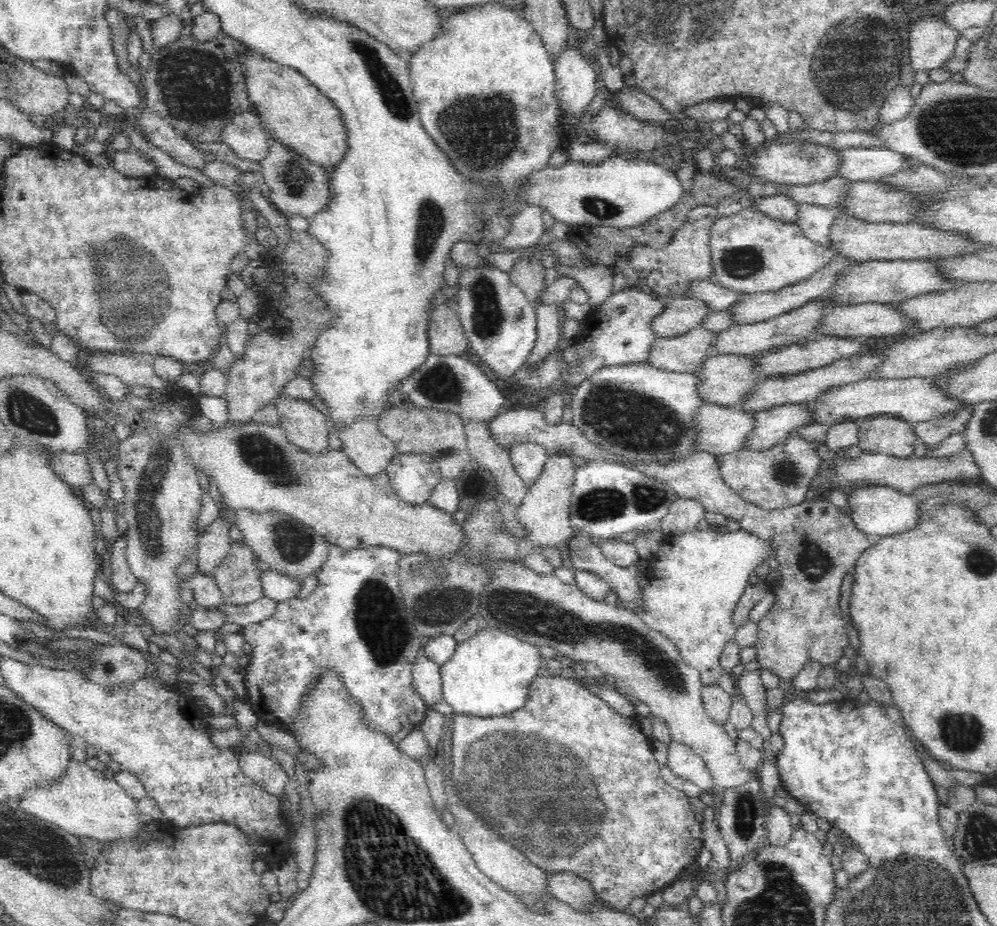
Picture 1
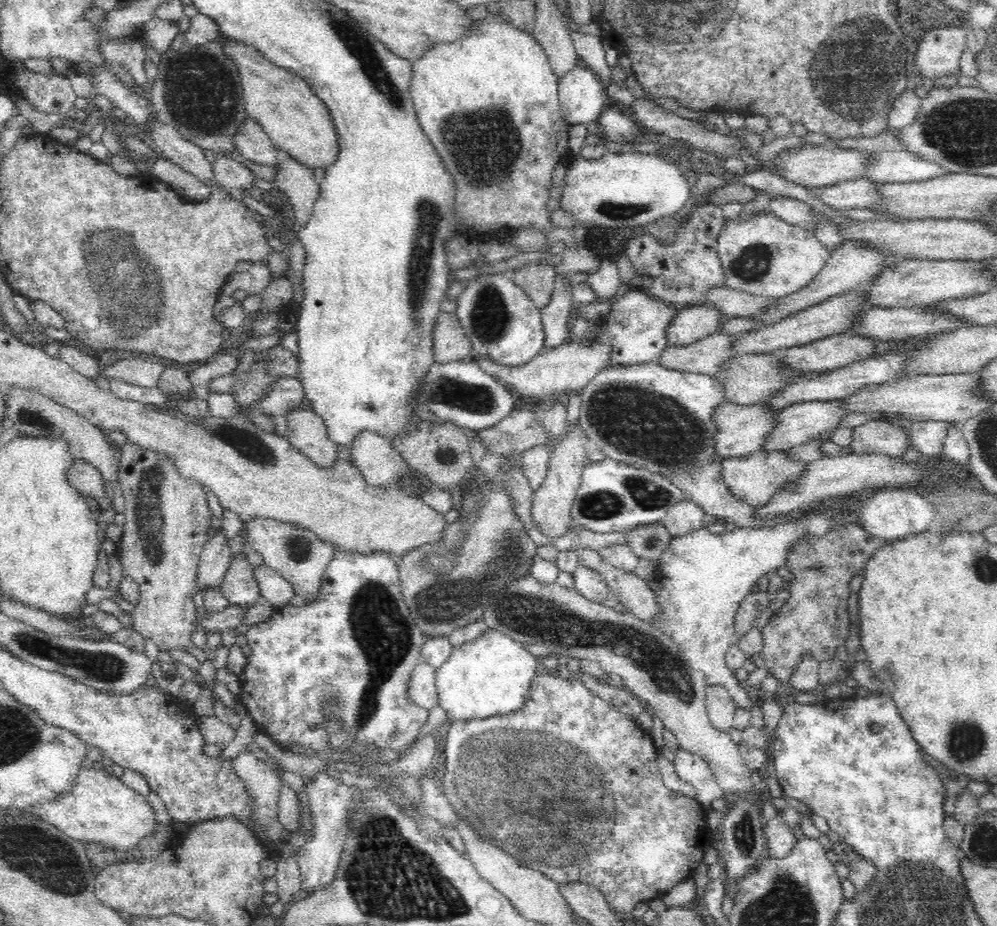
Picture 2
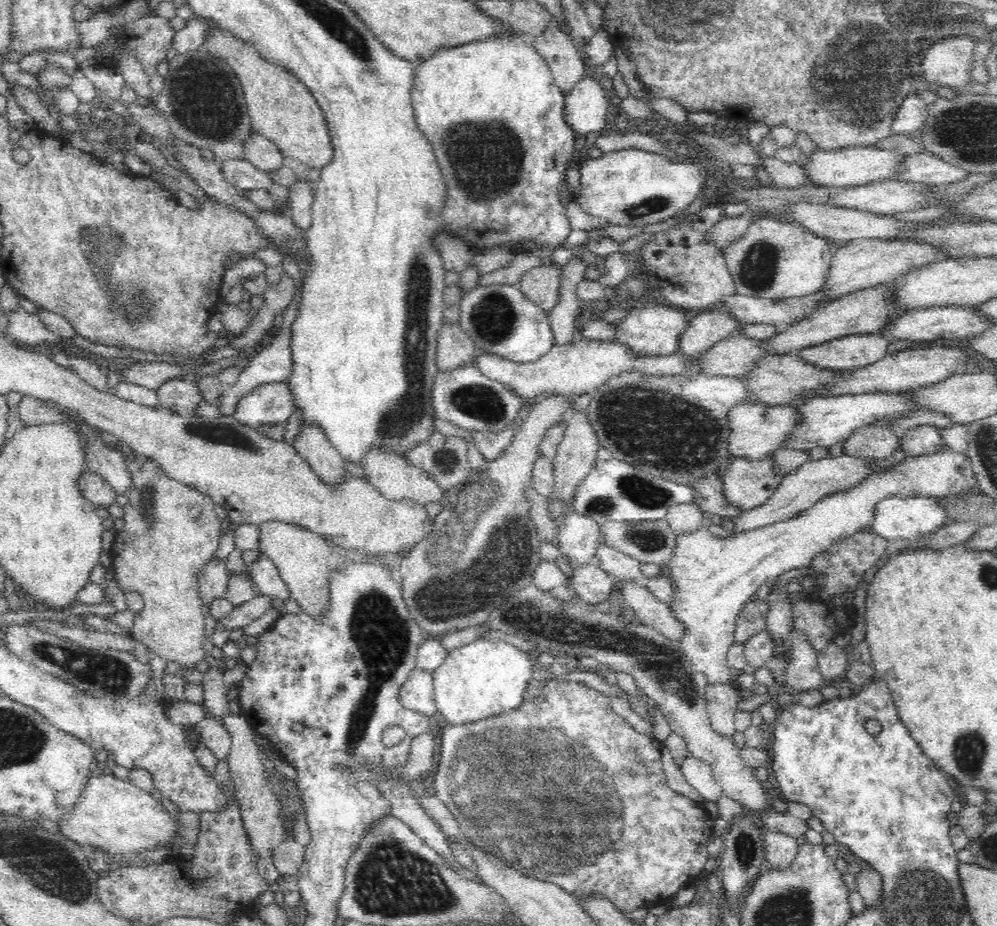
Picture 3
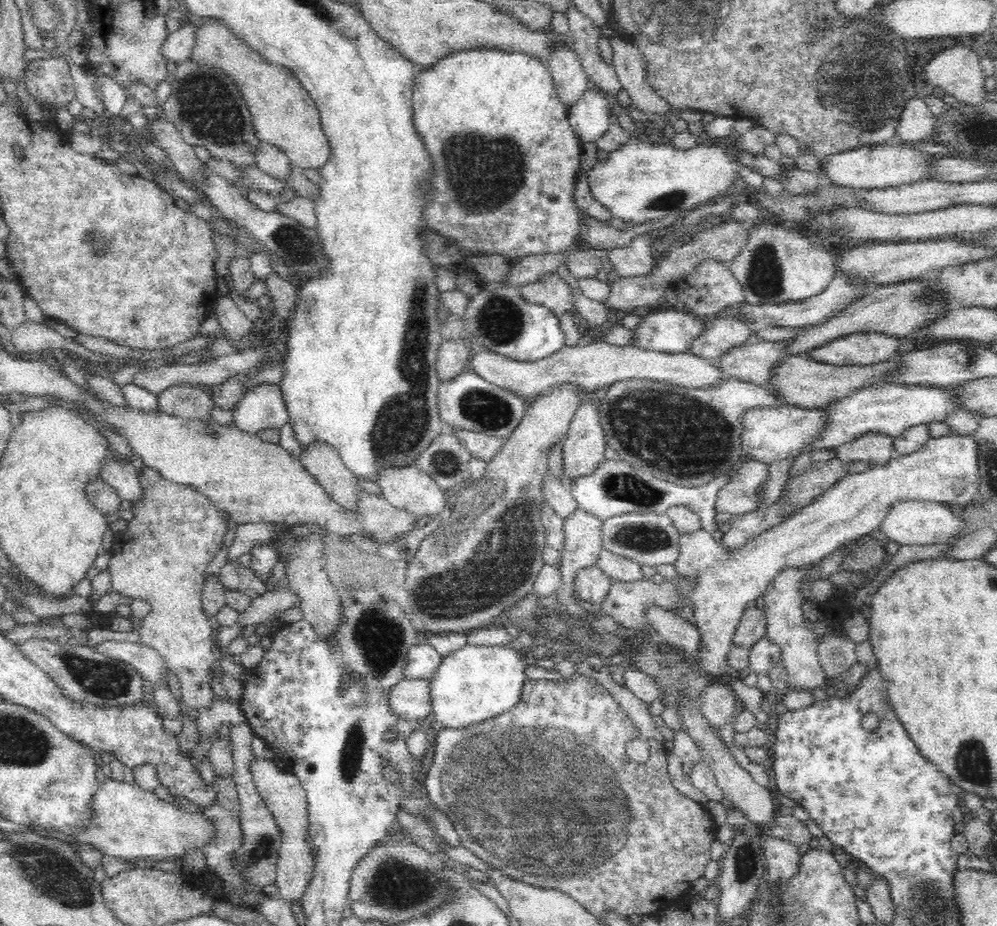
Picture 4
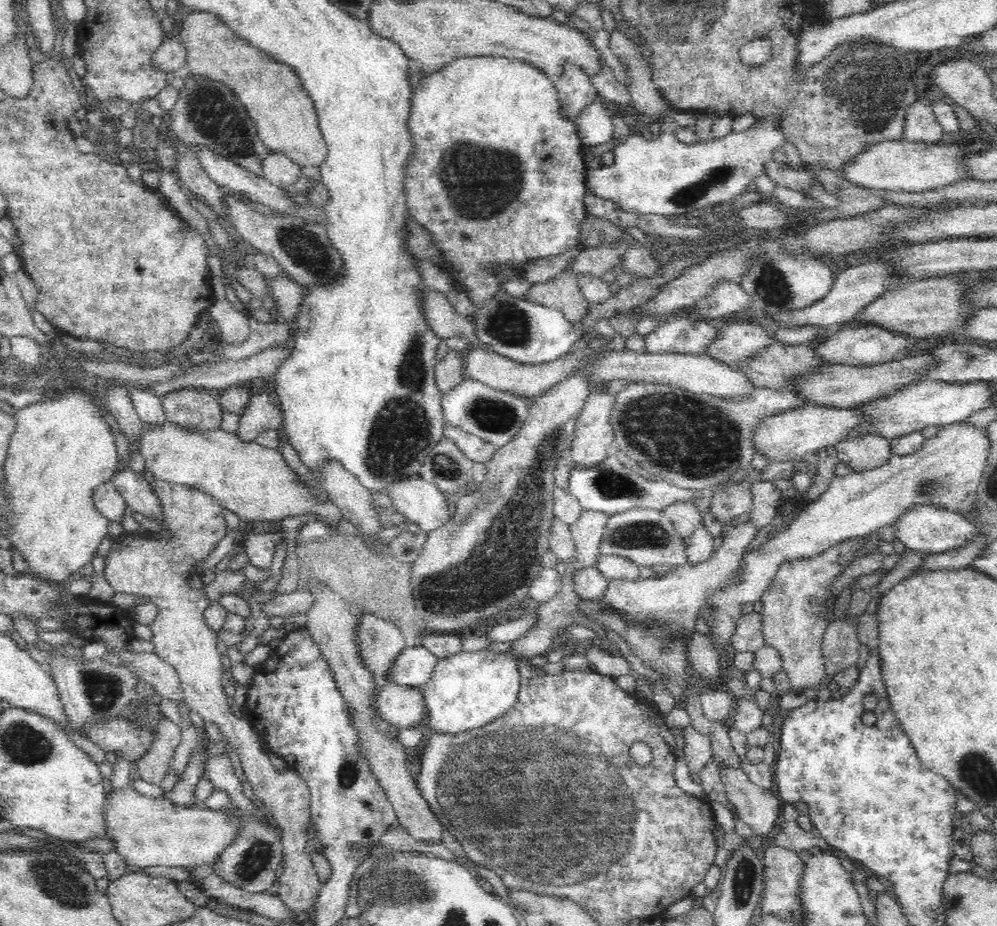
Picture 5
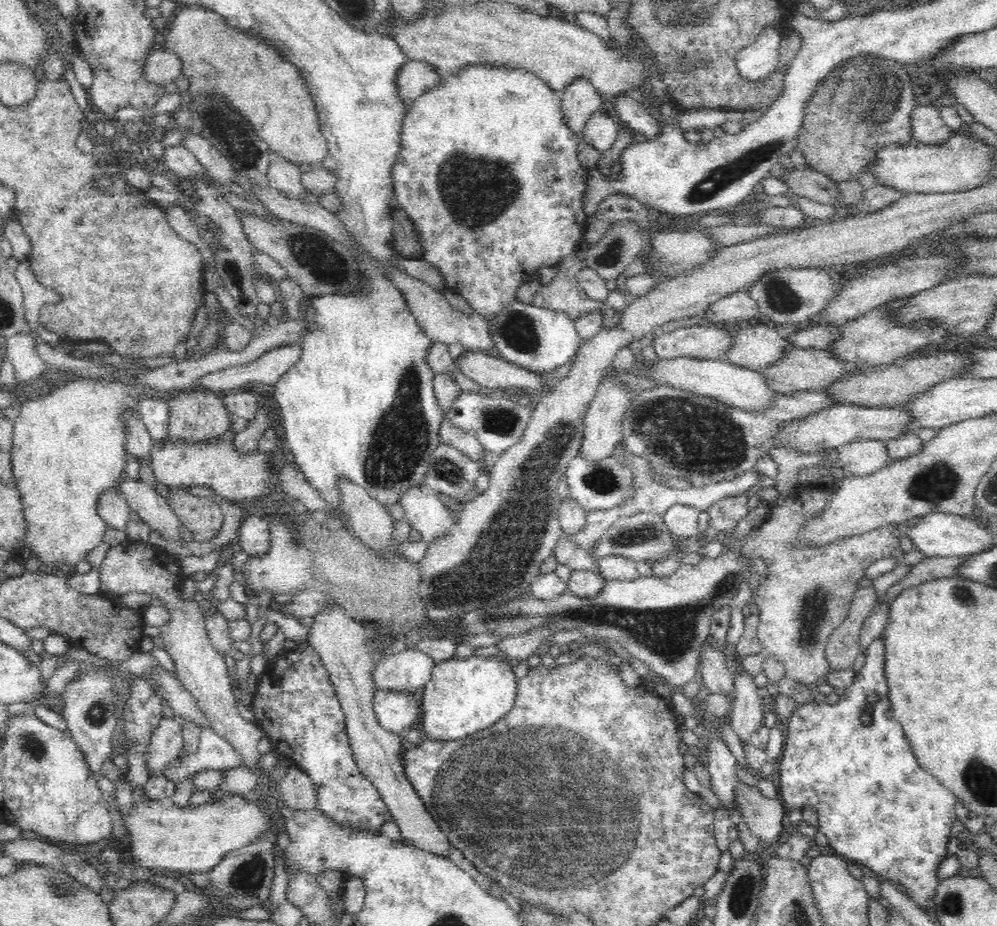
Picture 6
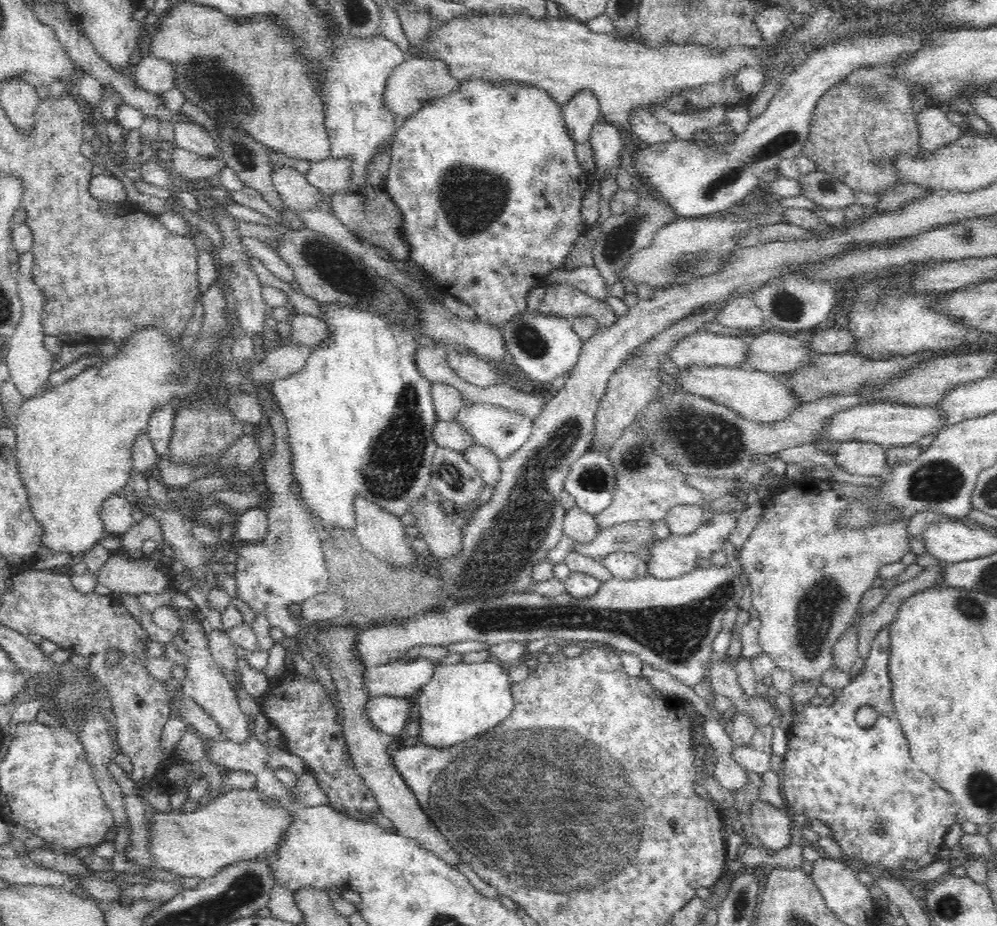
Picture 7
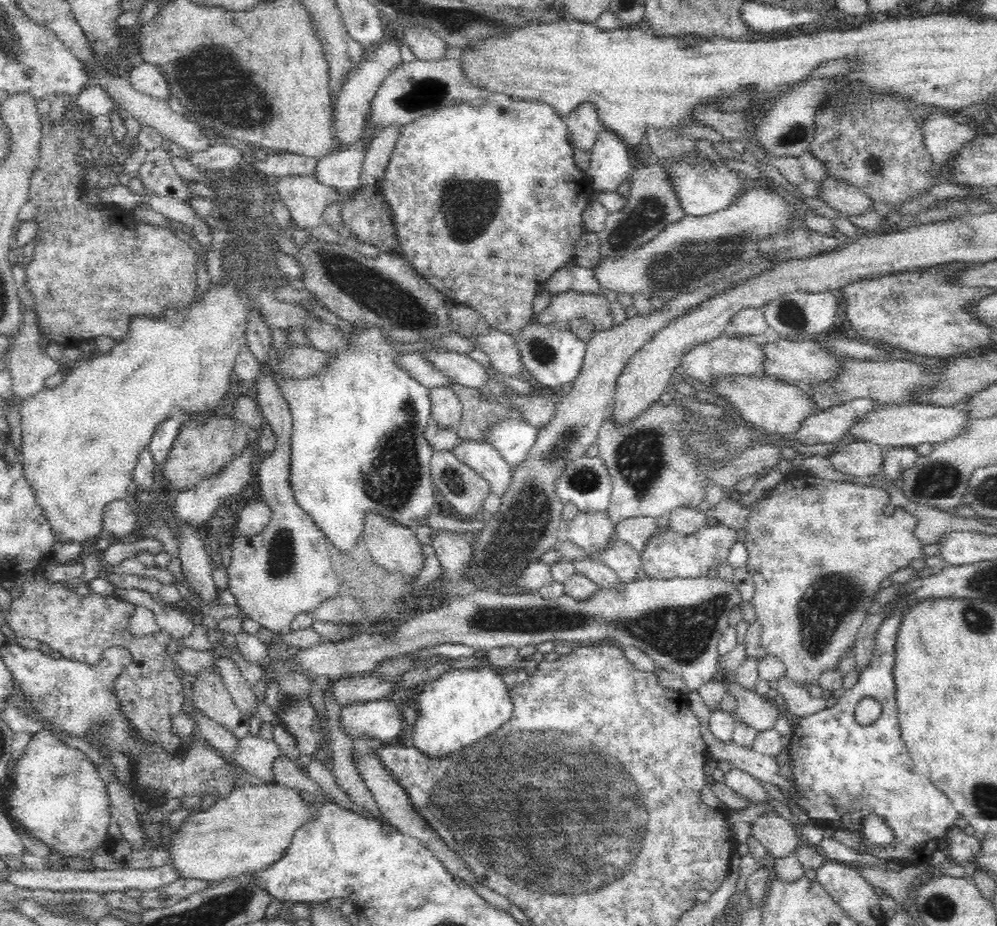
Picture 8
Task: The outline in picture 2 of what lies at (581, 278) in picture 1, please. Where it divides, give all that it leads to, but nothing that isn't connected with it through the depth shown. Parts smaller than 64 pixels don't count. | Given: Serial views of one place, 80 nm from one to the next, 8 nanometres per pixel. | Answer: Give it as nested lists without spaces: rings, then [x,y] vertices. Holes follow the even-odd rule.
[[[602,256],[600,268],[590,272],[585,282],[592,286],[599,302],[611,301],[622,291],[618,264],[610,256]]]

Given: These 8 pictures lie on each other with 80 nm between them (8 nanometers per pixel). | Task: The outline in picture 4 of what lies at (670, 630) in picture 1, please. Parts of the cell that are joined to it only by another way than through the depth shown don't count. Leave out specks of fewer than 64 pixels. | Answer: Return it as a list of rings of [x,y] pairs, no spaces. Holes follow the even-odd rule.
[[[972,435],[932,438],[914,454],[896,455],[884,465],[866,472],[848,473],[810,505],[792,512],[785,521],[762,532],[758,538],[748,540],[740,550],[725,550],[712,533],[704,529],[680,535],[680,556],[674,564],[675,569],[678,576],[697,584],[687,601],[700,633],[700,648],[695,659],[697,668],[709,672],[708,676],[715,677],[715,682],[729,680],[728,675],[733,673],[727,656],[739,620],[748,602],[762,596],[780,571],[807,569],[840,546],[879,530],[896,502],[967,504],[979,482],[978,456],[979,447]]]

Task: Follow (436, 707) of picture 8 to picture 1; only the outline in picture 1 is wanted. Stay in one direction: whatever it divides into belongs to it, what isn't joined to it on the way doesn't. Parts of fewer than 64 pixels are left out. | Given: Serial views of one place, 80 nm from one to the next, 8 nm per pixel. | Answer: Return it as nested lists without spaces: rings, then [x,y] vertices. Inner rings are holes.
[[[488,626],[460,642],[455,653],[441,666],[443,700],[452,706],[453,715],[486,718],[510,714],[524,706],[543,661],[536,644]]]

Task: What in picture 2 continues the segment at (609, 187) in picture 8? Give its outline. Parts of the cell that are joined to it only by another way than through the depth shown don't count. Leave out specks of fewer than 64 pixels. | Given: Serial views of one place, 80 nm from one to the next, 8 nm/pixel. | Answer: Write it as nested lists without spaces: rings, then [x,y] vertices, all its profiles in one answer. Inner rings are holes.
[[[582,62],[558,79],[558,92],[561,113],[572,126],[596,124],[600,114],[611,104],[605,86]]]

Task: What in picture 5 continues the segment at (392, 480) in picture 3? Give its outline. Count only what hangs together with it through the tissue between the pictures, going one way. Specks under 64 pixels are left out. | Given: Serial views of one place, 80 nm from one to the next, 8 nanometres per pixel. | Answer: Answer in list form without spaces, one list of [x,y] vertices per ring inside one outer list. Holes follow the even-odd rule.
[[[421,475],[394,482],[388,488],[388,495],[394,508],[402,513],[408,522],[420,526],[420,531],[432,532],[442,528],[451,518],[452,508],[444,493]]]

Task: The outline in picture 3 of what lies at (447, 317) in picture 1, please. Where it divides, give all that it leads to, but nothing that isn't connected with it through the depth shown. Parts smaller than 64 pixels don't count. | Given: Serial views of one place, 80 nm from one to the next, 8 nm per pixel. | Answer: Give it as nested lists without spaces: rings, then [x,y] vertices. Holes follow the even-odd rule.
[[[444,321],[437,342],[437,366],[442,373],[471,364],[478,352],[472,338],[460,324]]]

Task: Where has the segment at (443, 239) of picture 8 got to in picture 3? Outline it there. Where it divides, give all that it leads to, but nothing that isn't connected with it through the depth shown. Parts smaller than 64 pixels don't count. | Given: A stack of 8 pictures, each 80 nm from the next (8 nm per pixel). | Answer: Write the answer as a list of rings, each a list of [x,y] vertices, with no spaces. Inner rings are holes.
[[[500,32],[498,36],[486,40],[474,40],[468,44],[442,48],[426,62],[415,66],[415,78],[411,92],[411,102],[415,114],[415,121],[422,134],[430,141],[435,152],[444,182],[446,183],[447,197],[441,212],[443,232],[461,237],[480,251],[494,246],[505,246],[508,250],[514,248],[523,252],[522,242],[531,244],[545,244],[552,248],[559,248],[560,244],[568,238],[572,228],[566,216],[566,204],[560,201],[560,186],[566,183],[566,172],[574,158],[574,135],[572,127],[566,122],[564,116],[565,97],[554,84],[553,74],[545,58],[520,35]]]

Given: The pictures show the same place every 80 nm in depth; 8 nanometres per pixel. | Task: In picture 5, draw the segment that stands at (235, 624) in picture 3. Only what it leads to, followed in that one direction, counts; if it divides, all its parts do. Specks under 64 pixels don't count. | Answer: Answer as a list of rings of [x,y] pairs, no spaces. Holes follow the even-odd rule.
[[[298,589],[285,595],[272,596],[270,600],[261,604],[261,608],[269,619],[273,616],[282,616],[286,619],[288,616],[306,615],[312,604],[314,604],[314,593]]]

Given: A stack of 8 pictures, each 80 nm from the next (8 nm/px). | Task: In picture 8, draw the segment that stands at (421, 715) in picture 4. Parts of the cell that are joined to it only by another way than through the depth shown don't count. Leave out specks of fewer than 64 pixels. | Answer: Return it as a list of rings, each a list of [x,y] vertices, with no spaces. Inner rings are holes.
[[[386,697],[342,706],[340,724],[351,739],[365,736],[384,742],[400,736],[402,714],[396,703]]]

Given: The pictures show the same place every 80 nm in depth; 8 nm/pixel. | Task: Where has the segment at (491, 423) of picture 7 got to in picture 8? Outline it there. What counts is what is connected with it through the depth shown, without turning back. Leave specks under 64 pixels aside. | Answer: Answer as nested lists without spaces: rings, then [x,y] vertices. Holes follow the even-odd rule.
[[[506,418],[486,428],[486,443],[496,448],[511,467],[526,460],[539,438],[539,430],[525,419]]]

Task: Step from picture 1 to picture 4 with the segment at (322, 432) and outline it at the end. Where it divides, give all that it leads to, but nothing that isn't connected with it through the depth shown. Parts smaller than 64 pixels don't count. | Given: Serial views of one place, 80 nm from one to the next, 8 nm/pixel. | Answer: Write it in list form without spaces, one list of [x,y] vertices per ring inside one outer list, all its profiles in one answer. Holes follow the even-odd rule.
[[[326,443],[302,448],[301,465],[317,480],[334,502],[354,512],[362,486],[357,476],[343,463],[336,449]]]

